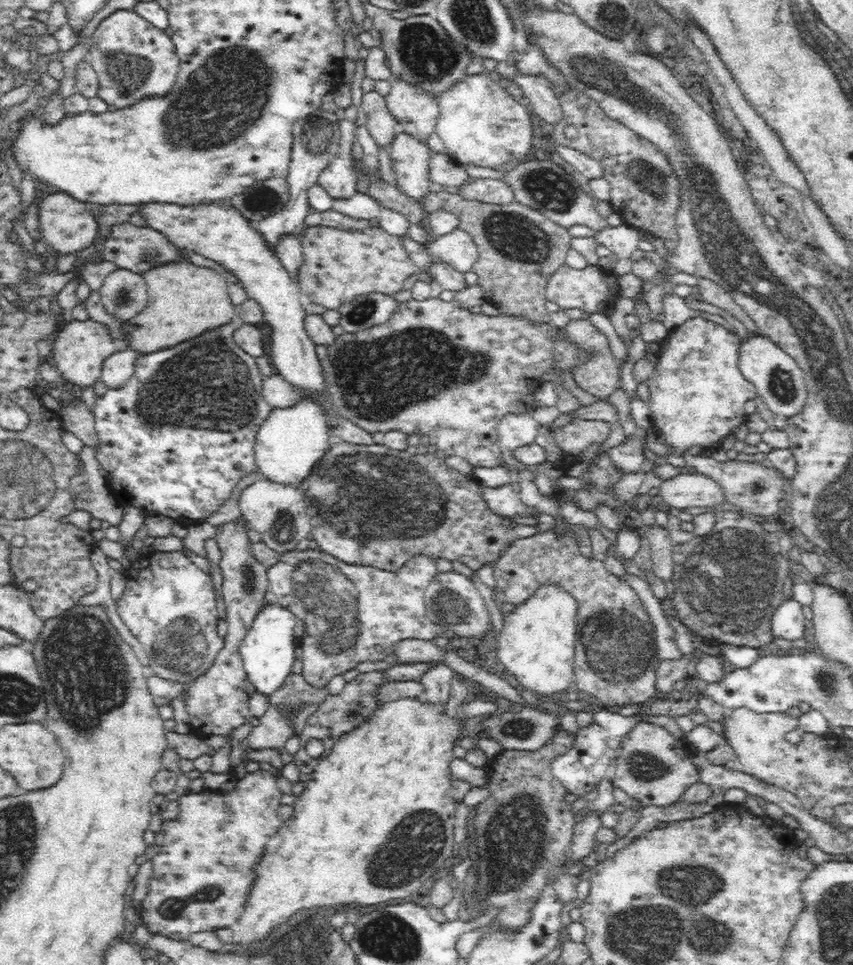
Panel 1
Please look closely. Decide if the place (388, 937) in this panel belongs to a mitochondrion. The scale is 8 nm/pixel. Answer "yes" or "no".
yes

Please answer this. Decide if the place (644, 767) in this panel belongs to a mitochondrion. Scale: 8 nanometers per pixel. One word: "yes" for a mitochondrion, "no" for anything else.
yes

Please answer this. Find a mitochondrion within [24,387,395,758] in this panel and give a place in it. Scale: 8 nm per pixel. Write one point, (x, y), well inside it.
(87, 678)

